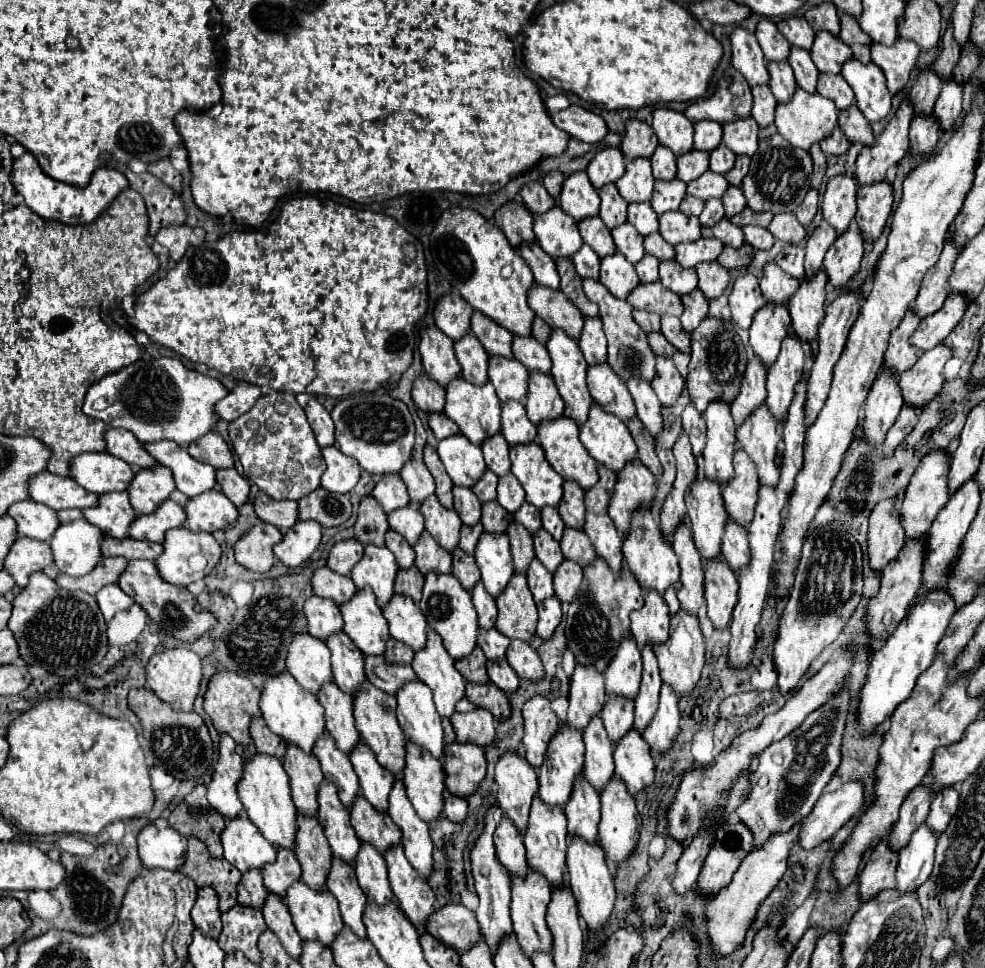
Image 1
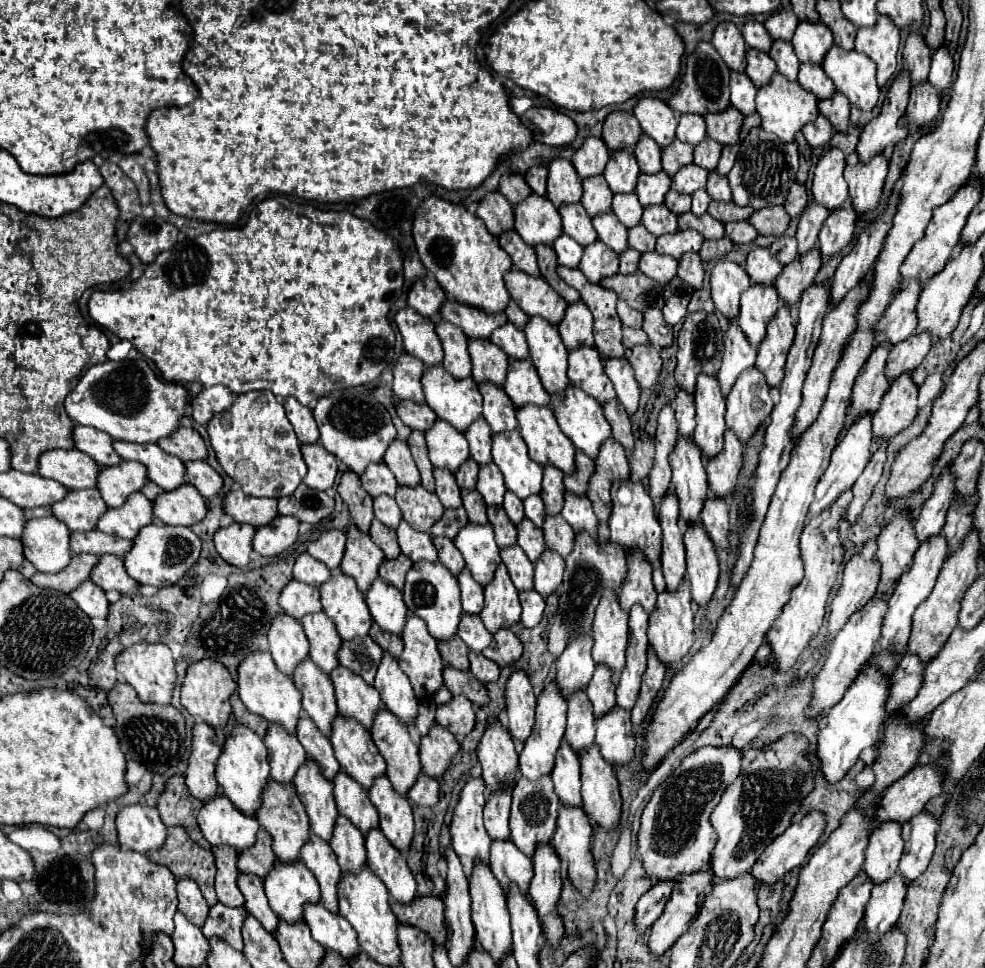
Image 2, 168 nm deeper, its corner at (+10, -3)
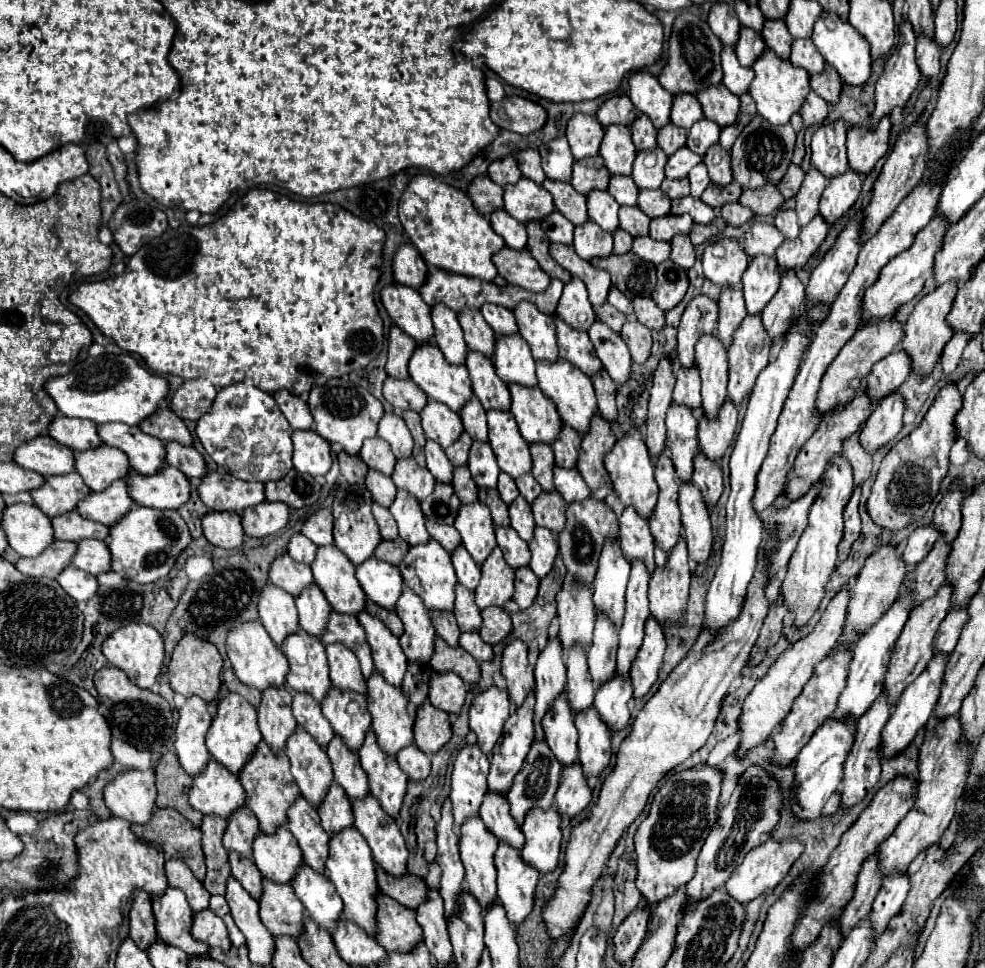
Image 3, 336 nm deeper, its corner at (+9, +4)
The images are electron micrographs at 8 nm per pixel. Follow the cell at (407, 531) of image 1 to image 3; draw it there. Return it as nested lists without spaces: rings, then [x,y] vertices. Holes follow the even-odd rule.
[[[369,471],[365,477],[365,485],[375,503],[389,507],[395,501],[397,489],[395,489],[395,483],[391,481],[391,477],[383,477],[383,473],[379,473],[379,471]]]

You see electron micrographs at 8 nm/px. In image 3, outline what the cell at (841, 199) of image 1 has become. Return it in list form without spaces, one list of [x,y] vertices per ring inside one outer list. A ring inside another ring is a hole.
[[[839,119],[835,123],[827,123],[813,133],[811,141],[811,161],[817,171],[821,171],[827,179],[847,173],[847,153],[845,153],[845,123]]]

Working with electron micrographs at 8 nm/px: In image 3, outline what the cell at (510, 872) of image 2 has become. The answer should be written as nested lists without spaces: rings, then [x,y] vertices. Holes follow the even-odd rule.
[[[485,797],[483,809],[479,813],[487,831],[491,831],[499,843],[507,843],[517,851],[523,849],[525,837],[509,815],[509,805],[505,797]]]

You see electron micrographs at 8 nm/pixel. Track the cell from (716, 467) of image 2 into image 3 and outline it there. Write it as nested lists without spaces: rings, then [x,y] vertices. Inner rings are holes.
[[[723,405],[719,417],[715,421],[707,421],[705,417],[699,421],[699,447],[711,461],[719,461],[723,453],[733,445],[737,431],[737,409],[735,405]]]

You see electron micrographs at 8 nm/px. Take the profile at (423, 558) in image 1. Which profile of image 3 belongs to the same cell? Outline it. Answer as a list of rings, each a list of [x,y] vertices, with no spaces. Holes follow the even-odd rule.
[[[397,491],[395,503],[389,507],[397,525],[399,525],[399,537],[407,541],[409,545],[425,545],[429,543],[429,533],[425,529],[425,515],[421,511],[419,501],[411,497],[411,493]]]

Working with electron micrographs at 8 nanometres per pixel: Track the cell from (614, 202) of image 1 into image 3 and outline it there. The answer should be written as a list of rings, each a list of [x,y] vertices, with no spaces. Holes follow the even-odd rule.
[[[601,155],[589,157],[587,161],[577,161],[573,165],[573,181],[571,185],[581,193],[589,195],[591,191],[607,191],[611,173],[603,165]]]

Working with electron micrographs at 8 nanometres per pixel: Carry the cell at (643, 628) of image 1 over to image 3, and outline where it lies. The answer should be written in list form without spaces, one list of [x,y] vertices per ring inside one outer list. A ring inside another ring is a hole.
[[[627,507],[623,515],[619,517],[619,545],[623,551],[623,557],[633,563],[635,559],[643,561],[649,575],[655,573],[655,561],[653,561],[653,549],[655,541],[651,537],[647,521],[641,521],[641,517],[635,513],[635,509]]]

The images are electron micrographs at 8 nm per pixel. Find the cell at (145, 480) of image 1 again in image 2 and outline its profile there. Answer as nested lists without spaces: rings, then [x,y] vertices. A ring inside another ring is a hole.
[[[122,460],[112,468],[100,468],[96,488],[102,494],[102,500],[110,508],[118,508],[126,502],[126,498],[138,492],[146,482],[146,468],[138,462]]]

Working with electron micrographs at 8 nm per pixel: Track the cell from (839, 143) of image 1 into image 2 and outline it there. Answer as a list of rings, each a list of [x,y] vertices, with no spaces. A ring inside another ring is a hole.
[[[818,114],[818,120],[806,124],[806,128],[802,128],[802,134],[810,146],[826,146],[832,138],[832,124],[822,114]]]

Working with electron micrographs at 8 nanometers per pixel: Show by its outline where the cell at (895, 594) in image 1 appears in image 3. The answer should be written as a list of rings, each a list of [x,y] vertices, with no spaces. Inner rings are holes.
[[[831,649],[829,655],[817,663],[809,683],[805,685],[801,697],[795,699],[793,709],[789,711],[789,715],[783,721],[783,729],[781,733],[773,735],[773,743],[775,743],[775,753],[773,753],[773,763],[781,763],[781,765],[789,765],[797,753],[801,751],[801,747],[811,739],[811,735],[815,733],[815,729],[829,717],[829,713],[835,711],[839,693],[843,693],[845,685],[847,685],[847,671],[849,671],[849,663],[853,659],[853,649]]]

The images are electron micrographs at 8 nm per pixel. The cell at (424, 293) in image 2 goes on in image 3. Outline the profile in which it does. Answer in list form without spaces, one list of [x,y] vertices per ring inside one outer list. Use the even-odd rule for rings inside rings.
[[[403,245],[397,251],[393,259],[393,271],[397,283],[413,289],[419,289],[419,285],[423,285],[429,275],[427,263],[423,261],[423,257],[419,257],[419,251],[413,245]]]

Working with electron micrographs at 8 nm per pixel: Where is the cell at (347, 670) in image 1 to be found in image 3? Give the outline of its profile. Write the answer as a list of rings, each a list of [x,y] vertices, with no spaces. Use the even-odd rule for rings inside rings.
[[[311,585],[311,589],[301,593],[295,601],[299,609],[299,627],[313,637],[321,637],[327,631],[329,615],[333,611],[323,591],[317,585]]]

